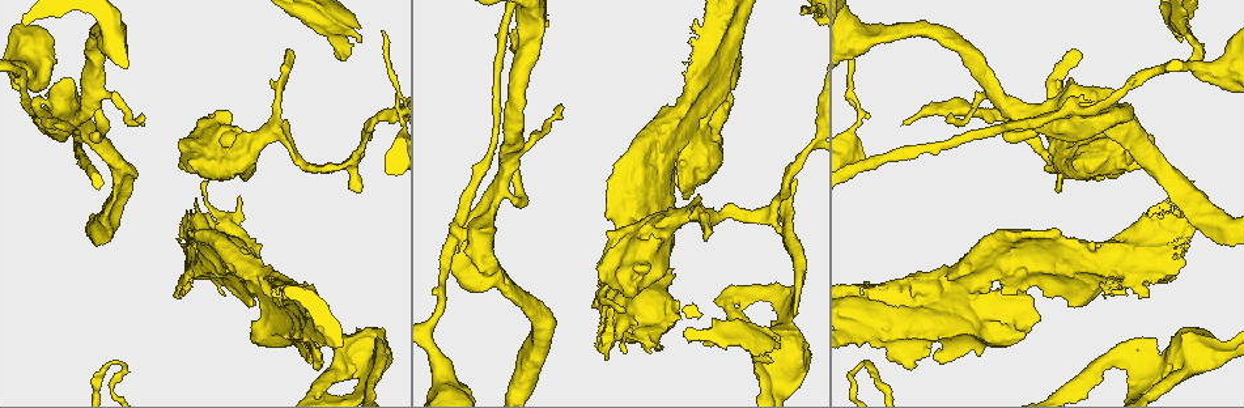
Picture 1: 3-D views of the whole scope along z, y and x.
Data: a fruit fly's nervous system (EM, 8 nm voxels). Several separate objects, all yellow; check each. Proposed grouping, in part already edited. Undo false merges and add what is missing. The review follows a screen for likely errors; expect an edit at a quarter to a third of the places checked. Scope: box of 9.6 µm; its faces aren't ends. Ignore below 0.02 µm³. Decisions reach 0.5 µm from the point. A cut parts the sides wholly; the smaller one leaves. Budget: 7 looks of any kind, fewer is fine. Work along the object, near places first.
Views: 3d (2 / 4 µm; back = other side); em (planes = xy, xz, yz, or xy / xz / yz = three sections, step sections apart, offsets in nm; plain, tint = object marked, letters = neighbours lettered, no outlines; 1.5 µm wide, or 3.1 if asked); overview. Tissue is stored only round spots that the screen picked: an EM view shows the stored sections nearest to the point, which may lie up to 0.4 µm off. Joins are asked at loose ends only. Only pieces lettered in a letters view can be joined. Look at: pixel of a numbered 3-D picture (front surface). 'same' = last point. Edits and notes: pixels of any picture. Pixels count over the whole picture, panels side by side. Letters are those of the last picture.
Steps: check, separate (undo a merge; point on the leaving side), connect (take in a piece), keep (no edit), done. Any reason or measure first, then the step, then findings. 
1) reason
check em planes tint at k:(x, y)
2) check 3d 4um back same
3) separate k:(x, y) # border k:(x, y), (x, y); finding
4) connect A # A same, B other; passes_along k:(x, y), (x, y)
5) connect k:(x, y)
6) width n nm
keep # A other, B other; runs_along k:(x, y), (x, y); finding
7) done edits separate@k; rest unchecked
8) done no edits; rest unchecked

long arm stops here
check em planes letters at 1:(802, 12)

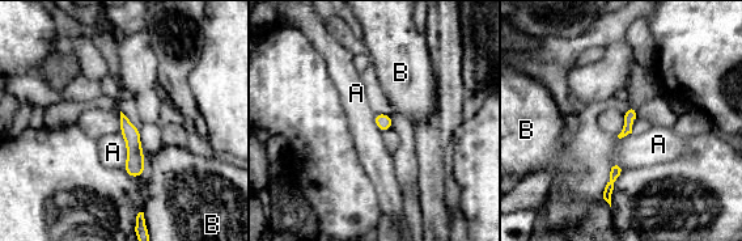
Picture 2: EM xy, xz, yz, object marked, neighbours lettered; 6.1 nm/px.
width 70 nm; longest_contact A 240 nm
keep # A other, B other; none of them fits

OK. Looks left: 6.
an open end
check 3d 2um at 1:(361, 190)

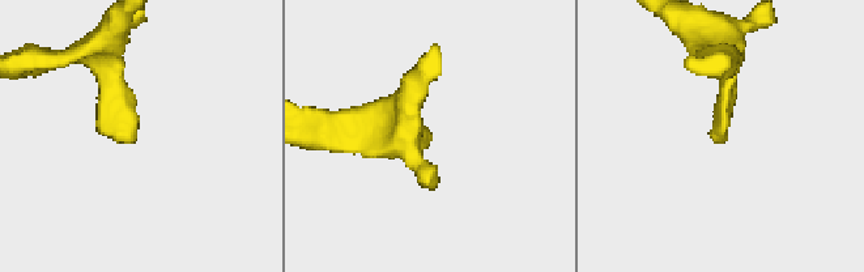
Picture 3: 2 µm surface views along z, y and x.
check em planes letters at 3:(724, 139)

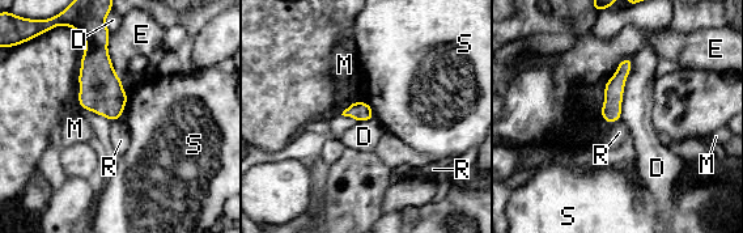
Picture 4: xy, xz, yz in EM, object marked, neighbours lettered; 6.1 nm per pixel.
keep # D other, E other, M other, R other, S other; runs_along 4:(628, 60), (614, 88), (610, 119); none of them fits

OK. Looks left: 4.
calibre changes
check em planes letters at 1:(346, 360)

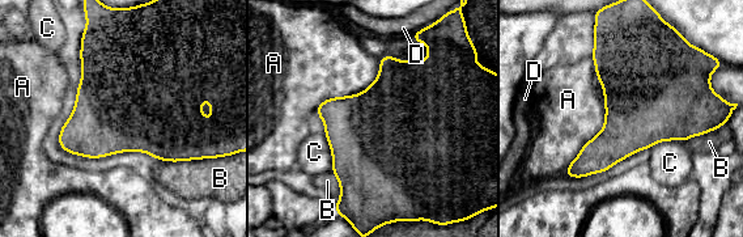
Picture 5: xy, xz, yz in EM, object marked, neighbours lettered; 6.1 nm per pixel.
width 500 nm; longest_contact A 700 nm
keep # A other, B other, C other, D other; continuous, no second neuron

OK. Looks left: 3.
done no edits; rest unchecked

